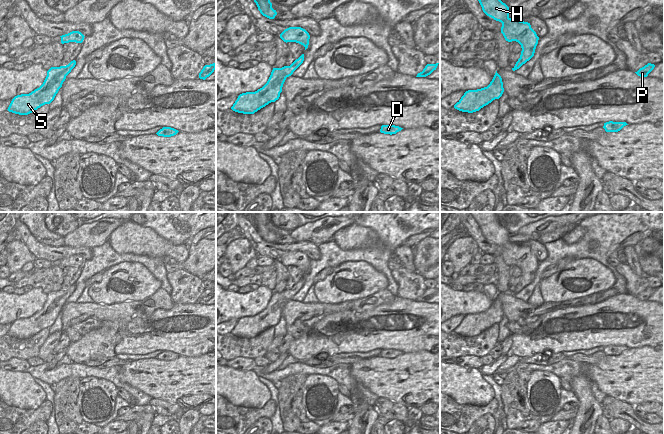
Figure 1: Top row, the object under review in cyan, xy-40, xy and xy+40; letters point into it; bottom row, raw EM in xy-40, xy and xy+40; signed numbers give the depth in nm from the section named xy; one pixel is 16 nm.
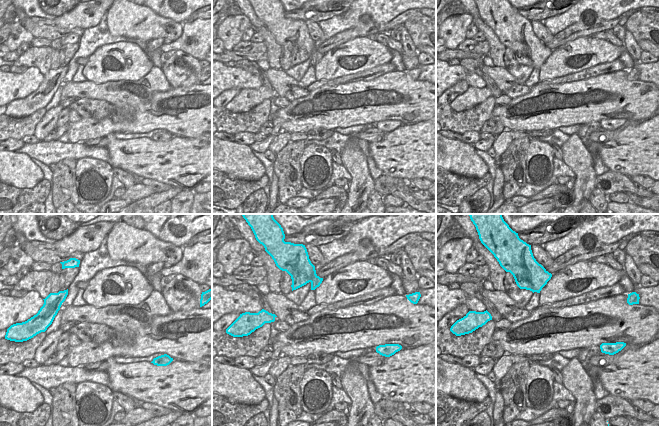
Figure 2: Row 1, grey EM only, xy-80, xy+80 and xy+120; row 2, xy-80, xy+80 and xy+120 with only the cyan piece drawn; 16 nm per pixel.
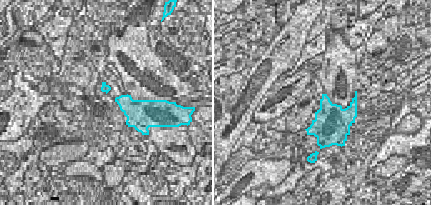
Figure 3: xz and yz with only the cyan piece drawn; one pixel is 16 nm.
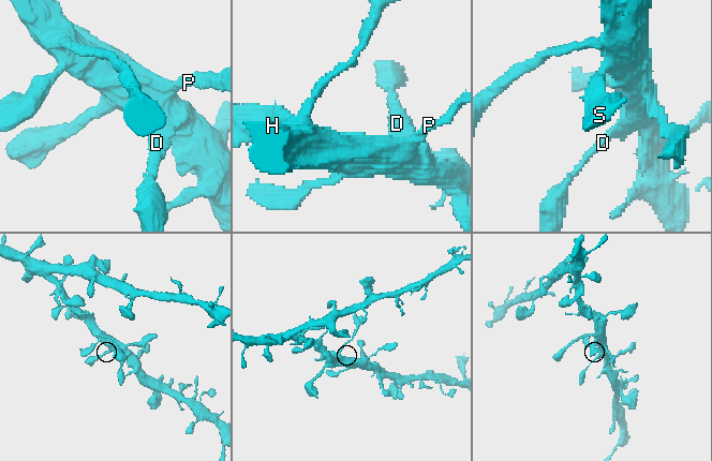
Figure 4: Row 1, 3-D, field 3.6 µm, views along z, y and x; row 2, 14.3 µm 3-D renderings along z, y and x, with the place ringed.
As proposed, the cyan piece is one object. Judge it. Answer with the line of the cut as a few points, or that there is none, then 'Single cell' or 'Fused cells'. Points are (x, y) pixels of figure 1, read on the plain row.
No split. Single cell.

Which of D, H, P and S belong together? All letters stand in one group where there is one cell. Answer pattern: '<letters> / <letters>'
D H P S

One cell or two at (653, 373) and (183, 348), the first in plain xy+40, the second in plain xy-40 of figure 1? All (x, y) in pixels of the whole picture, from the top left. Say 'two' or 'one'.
two

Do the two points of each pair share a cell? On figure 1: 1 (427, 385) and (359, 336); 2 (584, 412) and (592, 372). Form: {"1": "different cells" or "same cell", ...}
{"1": "different cells", "2": "different cells"}

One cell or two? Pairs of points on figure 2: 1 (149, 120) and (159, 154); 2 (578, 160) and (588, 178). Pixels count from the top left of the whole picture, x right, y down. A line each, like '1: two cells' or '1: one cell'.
1: two cells
2: one cell

